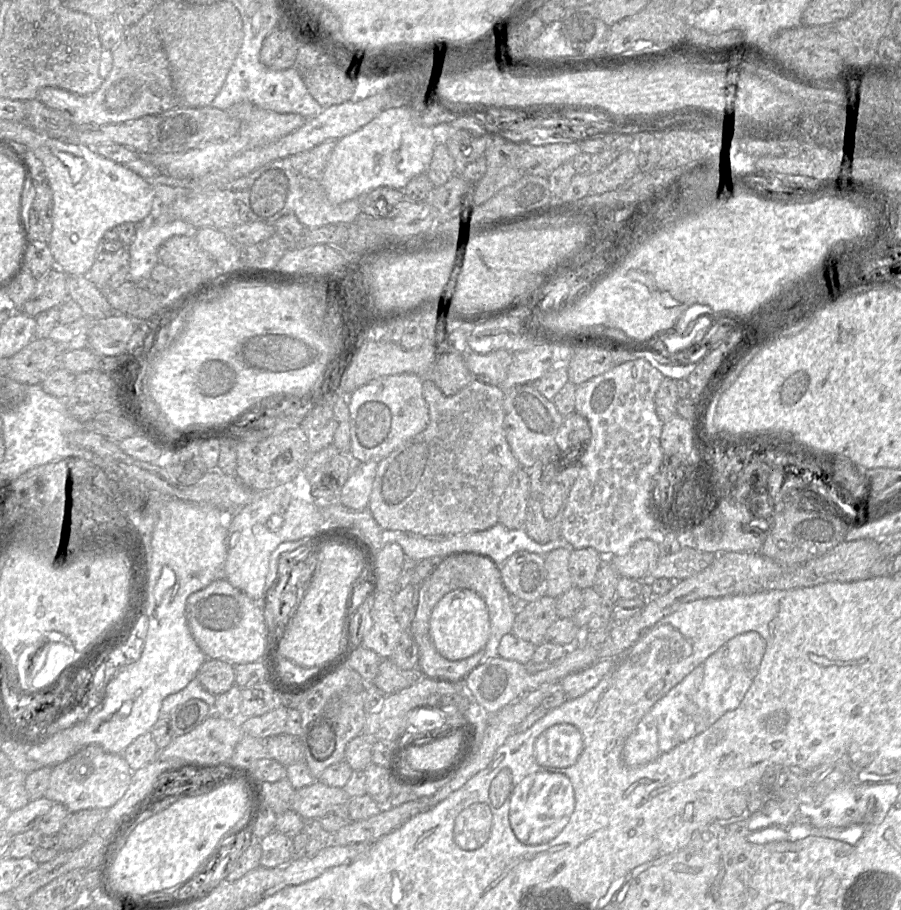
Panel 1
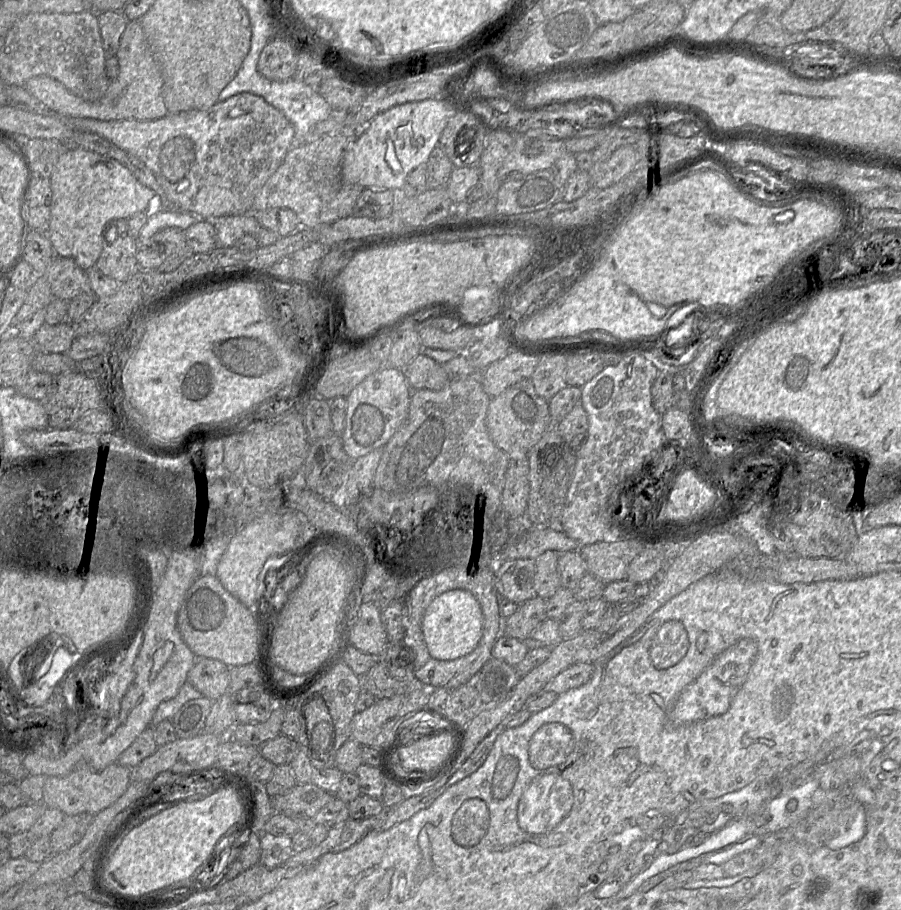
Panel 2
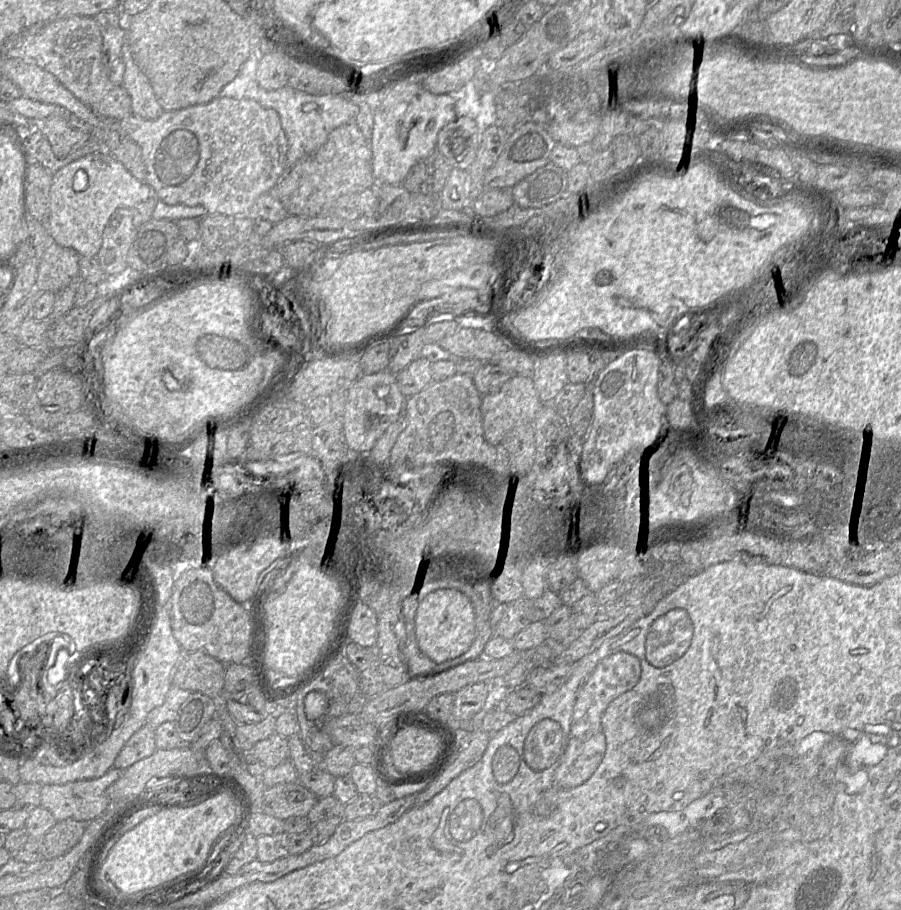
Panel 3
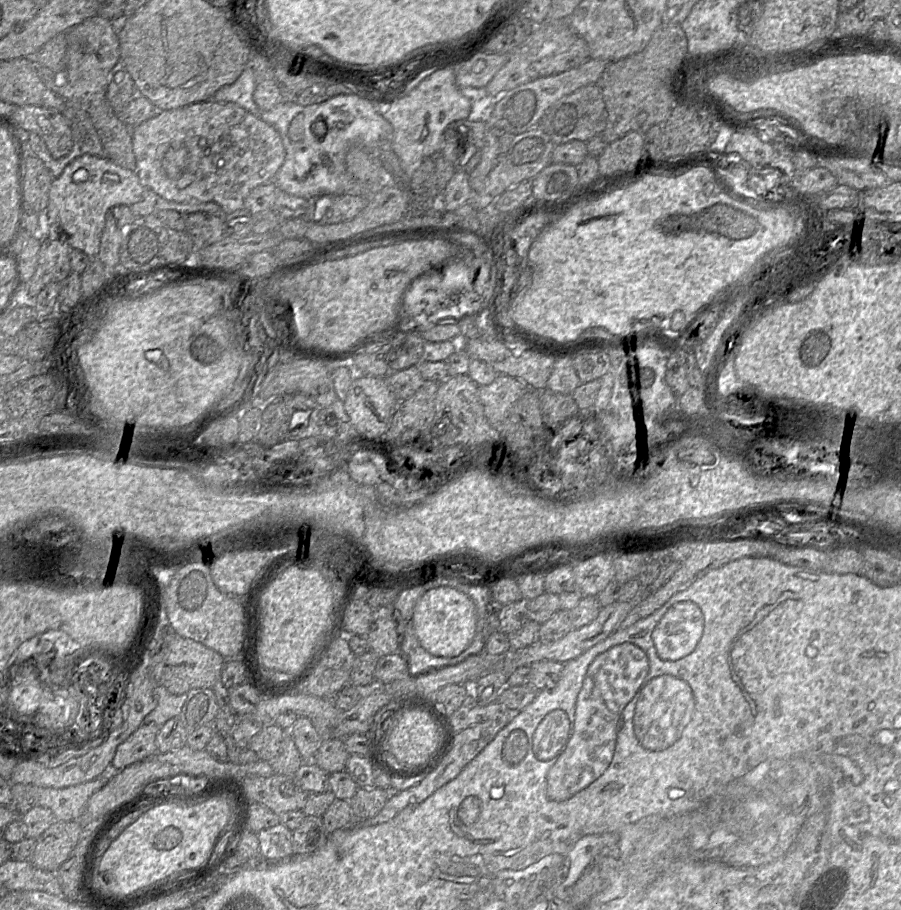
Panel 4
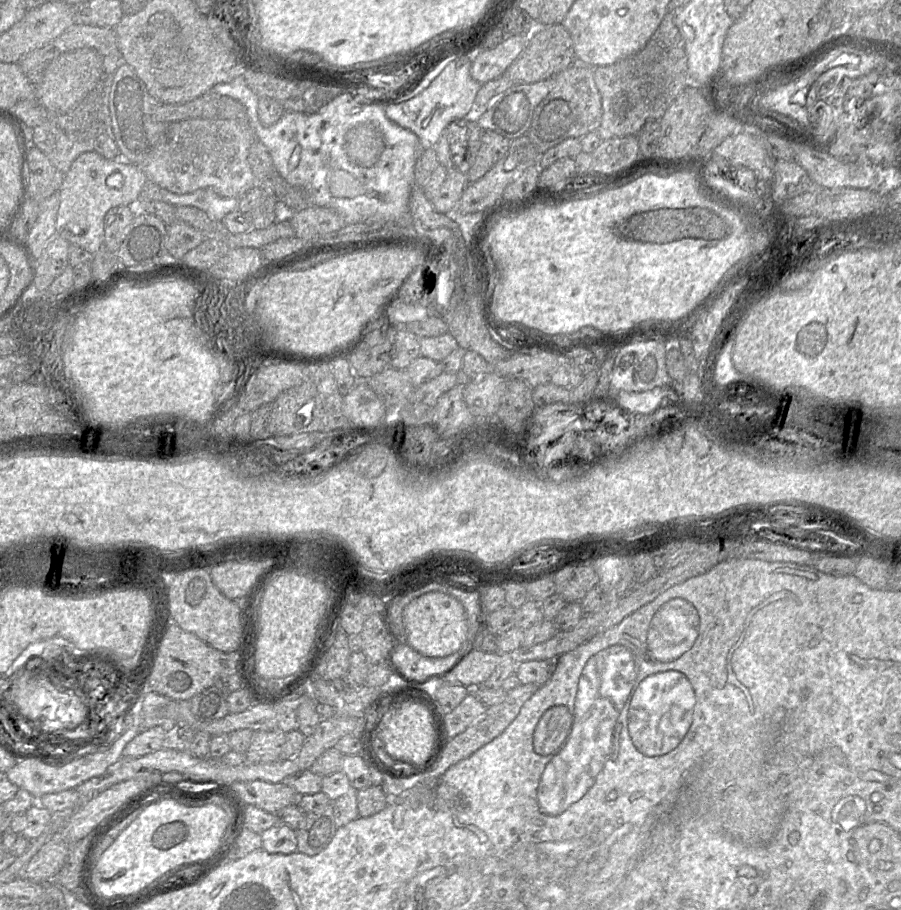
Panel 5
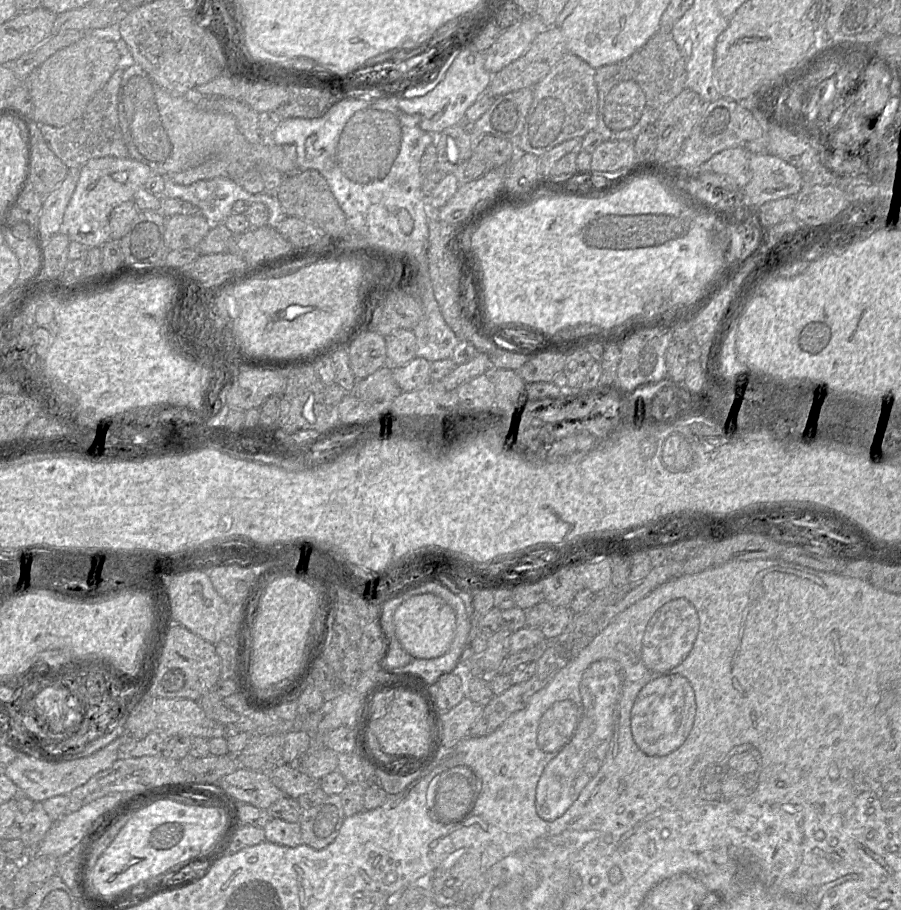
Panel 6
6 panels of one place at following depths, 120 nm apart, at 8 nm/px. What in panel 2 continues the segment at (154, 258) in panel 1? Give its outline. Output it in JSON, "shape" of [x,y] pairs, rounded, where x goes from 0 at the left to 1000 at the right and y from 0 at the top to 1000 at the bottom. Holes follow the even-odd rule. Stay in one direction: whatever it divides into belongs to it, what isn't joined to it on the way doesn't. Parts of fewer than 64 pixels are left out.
{"shape":[[[180,231],[164,238],[163,244],[150,262],[154,269],[162,268],[164,264],[176,253],[195,249],[206,253],[209,249],[222,242],[220,237],[203,231]]]}

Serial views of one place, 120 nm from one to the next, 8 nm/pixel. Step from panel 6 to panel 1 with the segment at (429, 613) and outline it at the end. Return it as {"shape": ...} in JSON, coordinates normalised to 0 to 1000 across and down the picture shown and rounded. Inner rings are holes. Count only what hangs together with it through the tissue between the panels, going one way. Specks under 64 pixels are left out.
{"shape":[[[505,647],[494,653],[482,666],[474,690],[474,705],[477,702],[485,715],[497,725],[513,725],[536,713],[544,700],[544,679],[537,658],[522,647]]]}

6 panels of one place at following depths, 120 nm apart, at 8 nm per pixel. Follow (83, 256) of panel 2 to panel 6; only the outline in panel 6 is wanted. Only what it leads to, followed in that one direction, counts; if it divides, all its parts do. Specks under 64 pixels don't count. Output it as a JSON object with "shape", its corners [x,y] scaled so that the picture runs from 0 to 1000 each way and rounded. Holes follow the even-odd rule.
{"shape":[[[111,173],[98,176],[89,185],[89,193],[69,241],[69,255],[78,265],[98,273],[112,271],[122,264],[121,236],[133,224],[148,220],[151,210],[160,205],[170,192],[165,182],[142,174]]]}

